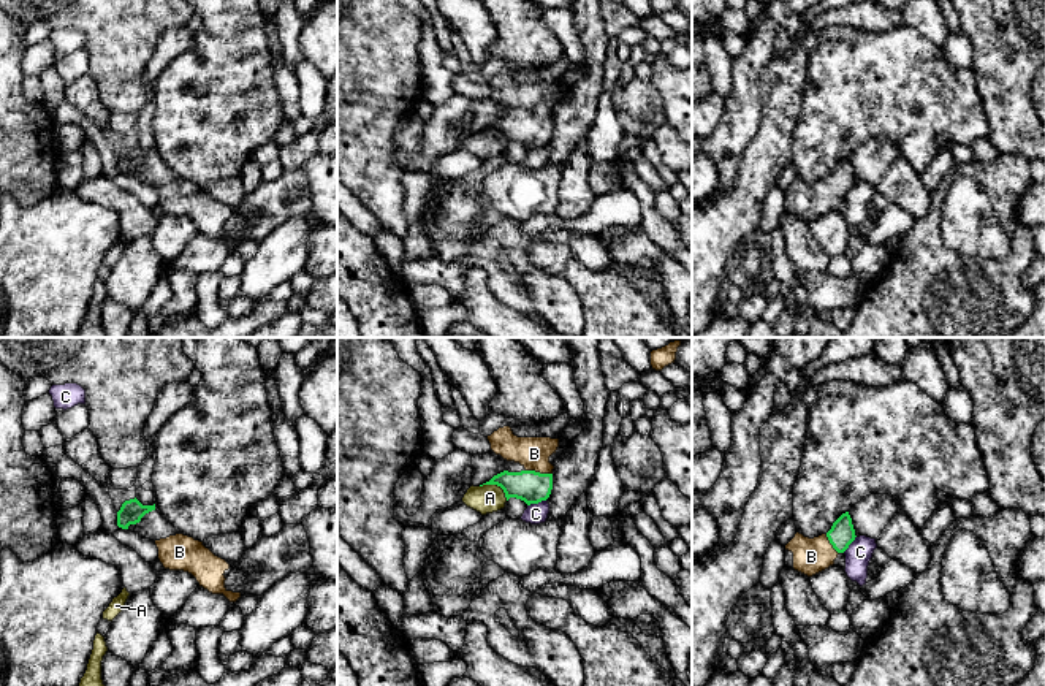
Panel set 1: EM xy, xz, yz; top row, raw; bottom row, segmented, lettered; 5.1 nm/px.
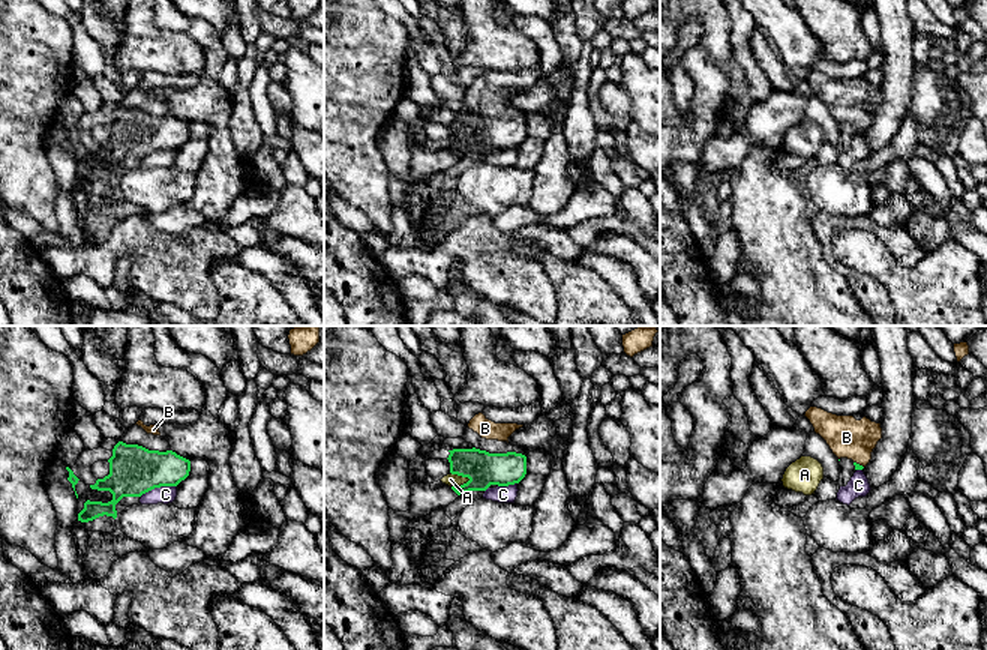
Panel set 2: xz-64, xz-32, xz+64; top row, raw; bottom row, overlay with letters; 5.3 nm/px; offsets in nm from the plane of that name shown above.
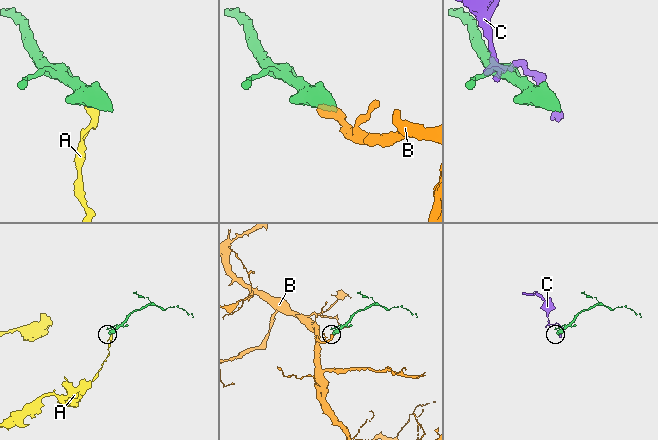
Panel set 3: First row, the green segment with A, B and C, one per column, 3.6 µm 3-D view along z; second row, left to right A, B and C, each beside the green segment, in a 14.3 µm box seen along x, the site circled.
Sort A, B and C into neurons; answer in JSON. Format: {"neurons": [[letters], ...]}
{"neurons": [["A"], ["B"], ["C"]]}

